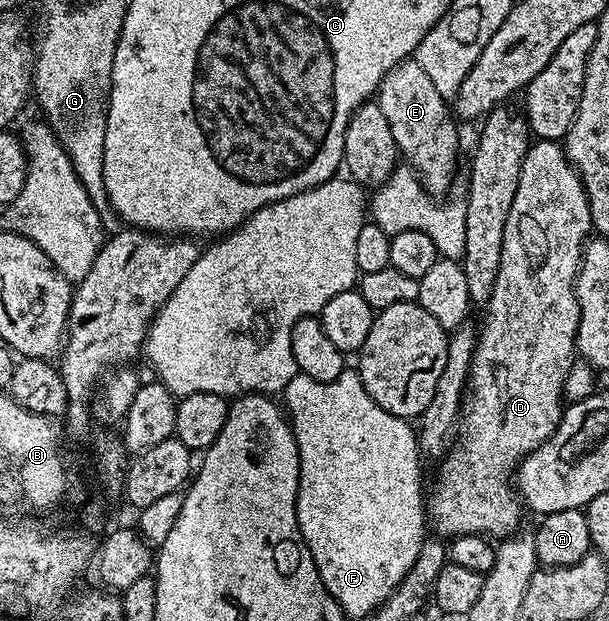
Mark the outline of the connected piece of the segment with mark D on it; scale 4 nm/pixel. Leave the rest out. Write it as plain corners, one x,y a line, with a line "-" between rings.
535,141
524,156
524,164
520,164
520,184
516,184
516,196
512,199
512,212
508,212
508,224
504,224
504,248
500,252
500,272
496,272
496,284
492,288
492,296
486,301
484,313
486,319
476,334
474,355
470,360
468,377
468,396
463,397
460,405
460,417
456,427
456,441
452,449
441,459
442,467
438,470
438,483
434,486
434,495
425,499
428,526
435,535
451,540
465,534
479,534
490,540
505,540
519,529
522,522
524,503
512,479
516,474
518,463
522,462
544,440
552,436
552,432
560,424
564,409
562,389
568,380
568,372
574,367
578,348
578,325
580,324
580,304
576,296
576,280
578,269
582,266
582,252
591,237
592,223
590,220
590,205
586,199
586,187
582,185
574,165
566,159
565,149
558,142

